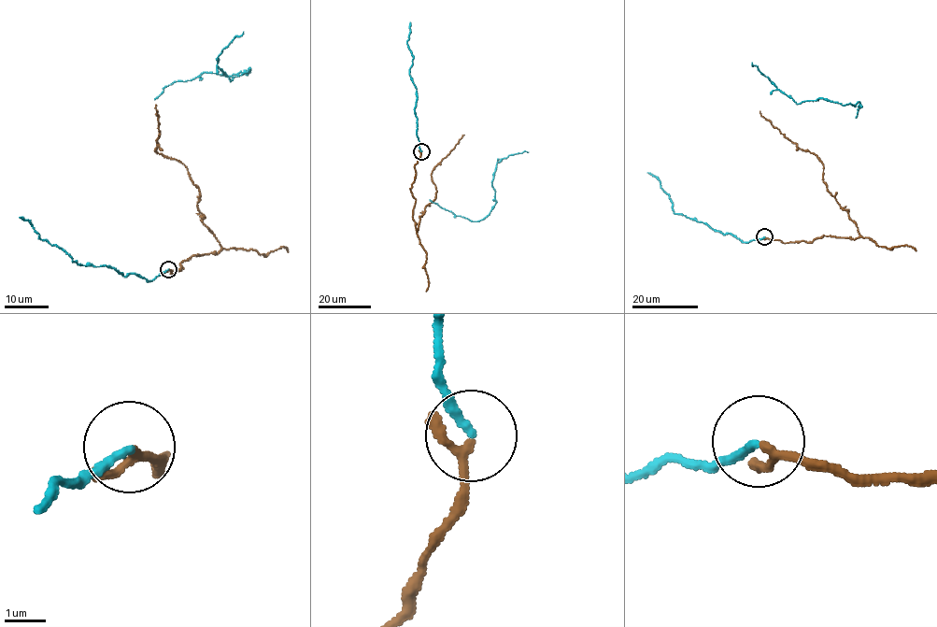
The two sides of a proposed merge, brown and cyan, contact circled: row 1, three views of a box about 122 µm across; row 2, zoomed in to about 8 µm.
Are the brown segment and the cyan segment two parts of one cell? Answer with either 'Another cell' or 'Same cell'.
Same cell

